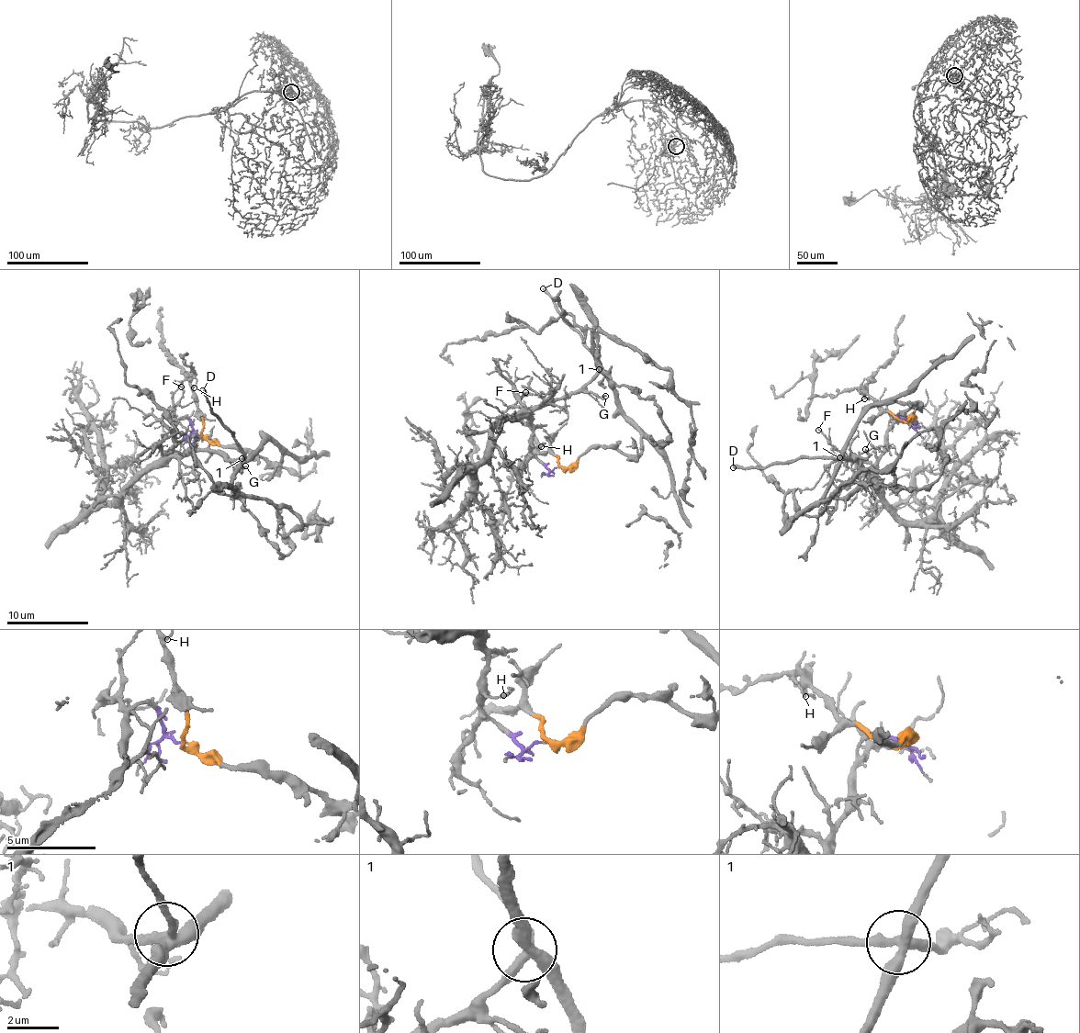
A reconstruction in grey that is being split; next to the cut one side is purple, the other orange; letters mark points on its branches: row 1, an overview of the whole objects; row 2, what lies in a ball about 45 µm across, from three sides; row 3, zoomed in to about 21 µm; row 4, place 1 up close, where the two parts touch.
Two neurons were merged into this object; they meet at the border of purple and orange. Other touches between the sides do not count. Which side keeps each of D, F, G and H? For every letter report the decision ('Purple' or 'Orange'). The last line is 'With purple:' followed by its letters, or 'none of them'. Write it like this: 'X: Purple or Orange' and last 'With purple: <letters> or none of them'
D: Purple
F: Purple
G: Purple
H: Orange
With purple: D, F, G

